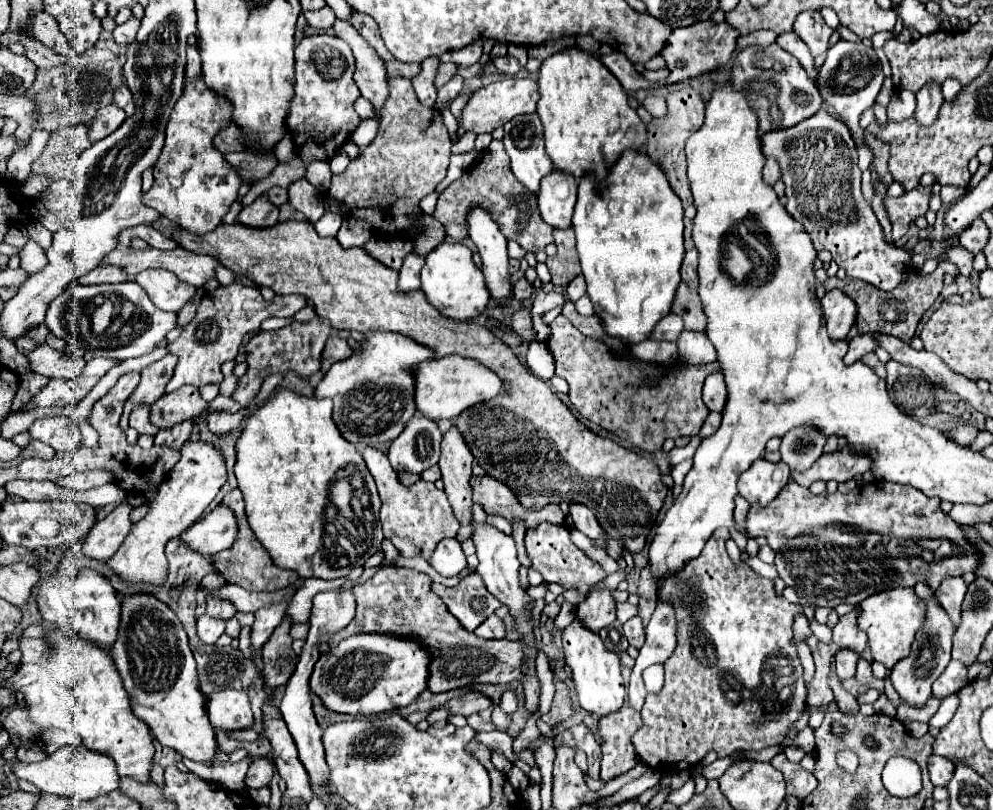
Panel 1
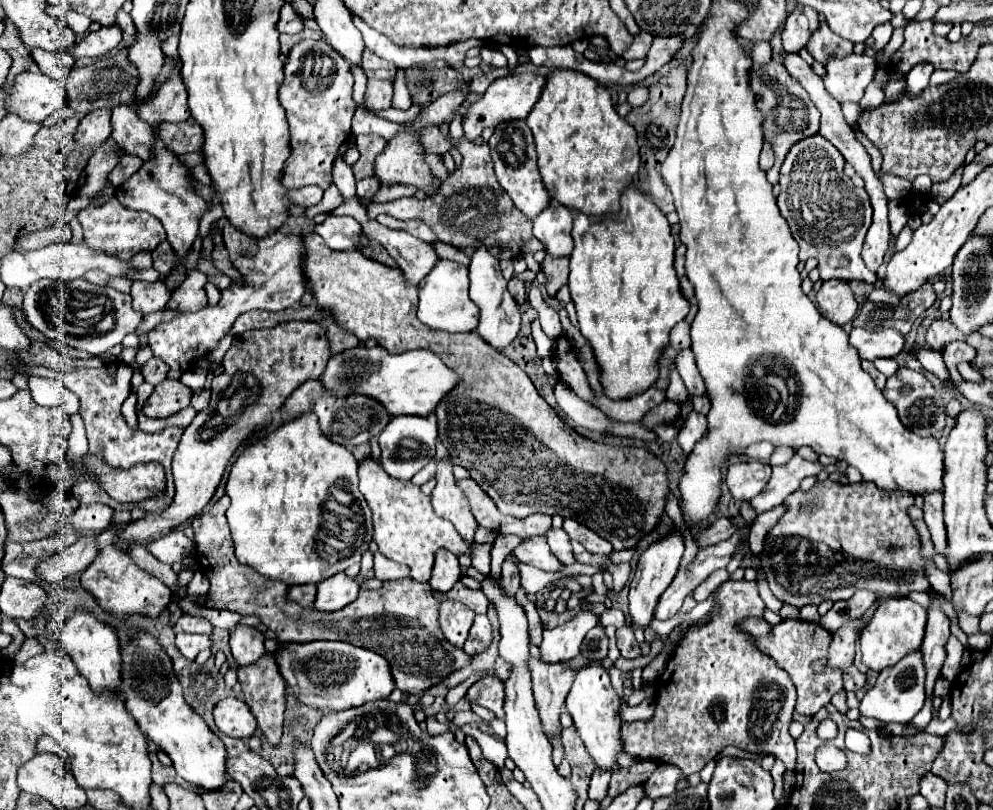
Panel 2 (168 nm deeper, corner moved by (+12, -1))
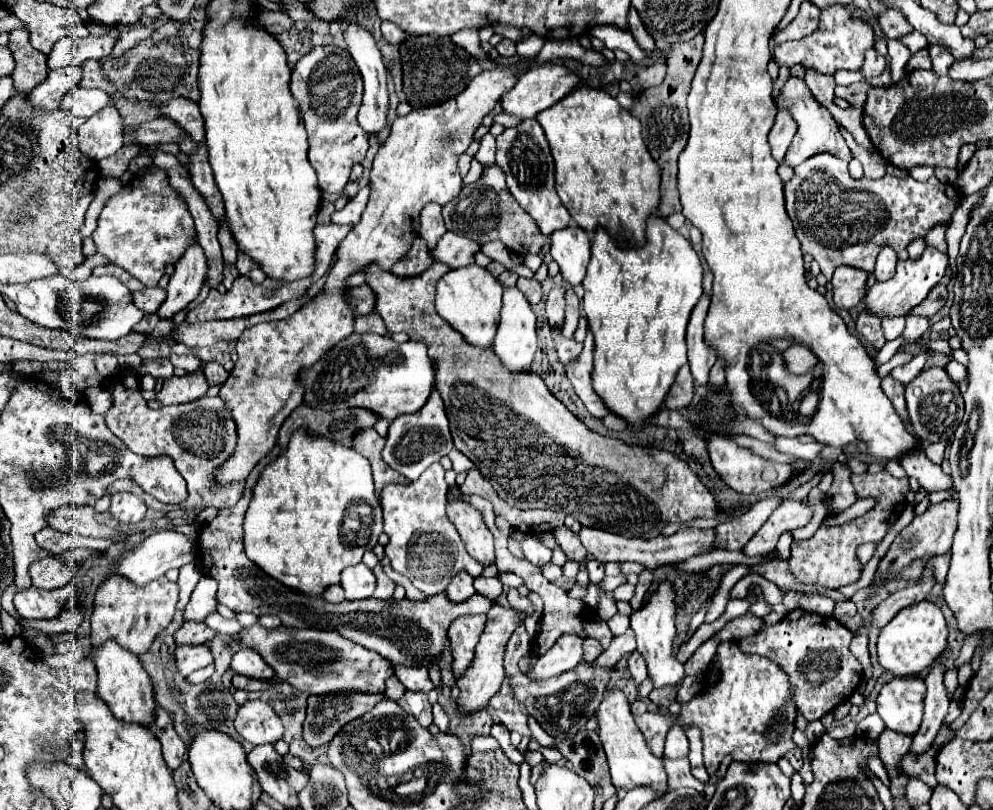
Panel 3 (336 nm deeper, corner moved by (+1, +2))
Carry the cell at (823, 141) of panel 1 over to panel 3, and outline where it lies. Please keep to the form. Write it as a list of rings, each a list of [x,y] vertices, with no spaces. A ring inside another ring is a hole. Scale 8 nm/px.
[[[820,153],[810,159],[806,159],[802,165],[794,169],[794,177],[784,185],[786,195],[786,211],[794,223],[796,235],[802,243],[802,251],[812,255],[826,279],[832,279],[832,273],[840,265],[850,265],[856,269],[862,269],[866,273],[874,271],[874,261],[884,243],[896,243],[908,239],[908,243],[916,235],[926,235],[926,231],[940,223],[948,221],[950,213],[958,207],[962,195],[946,187],[946,183],[940,183],[936,177],[930,177],[926,183],[918,183],[912,177],[898,179],[892,175],[884,175],[882,179],[852,179],[848,173],[848,163],[842,159],[836,159],[836,155]]]

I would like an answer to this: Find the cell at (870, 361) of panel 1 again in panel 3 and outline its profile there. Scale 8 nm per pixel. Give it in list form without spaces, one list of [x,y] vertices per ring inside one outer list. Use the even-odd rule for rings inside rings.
[[[886,375],[882,379],[882,387],[884,387],[884,393],[892,399],[892,403],[896,405],[896,411],[900,413],[900,417],[904,419],[908,431],[912,431],[910,423],[908,423],[908,415],[906,415],[906,401],[904,401],[904,385],[900,381],[896,381],[892,375]]]

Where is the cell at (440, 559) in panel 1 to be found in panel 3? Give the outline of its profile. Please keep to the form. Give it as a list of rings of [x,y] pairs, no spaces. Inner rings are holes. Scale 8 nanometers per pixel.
[[[462,571],[462,575],[456,575],[456,579],[452,579],[452,583],[448,585],[448,591],[446,591],[448,599],[452,599],[452,601],[464,601],[474,593],[476,591],[472,587],[472,577],[464,571]]]

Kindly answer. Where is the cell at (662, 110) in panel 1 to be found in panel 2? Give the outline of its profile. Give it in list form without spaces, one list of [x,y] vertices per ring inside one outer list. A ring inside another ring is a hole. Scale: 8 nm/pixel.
[[[637,86],[637,88],[633,88],[633,90],[629,92],[627,100],[629,100],[629,104],[631,104],[633,108],[635,108],[635,106],[641,106],[641,104],[647,100],[647,88],[645,88],[645,86]]]

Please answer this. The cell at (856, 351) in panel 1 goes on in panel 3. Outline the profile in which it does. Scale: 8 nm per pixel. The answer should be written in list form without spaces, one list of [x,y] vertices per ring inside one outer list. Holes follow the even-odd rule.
[[[908,315],[906,317],[906,329],[902,333],[902,337],[912,343],[912,341],[918,341],[920,335],[924,335],[928,331],[928,319],[926,317],[914,317],[914,315]]]

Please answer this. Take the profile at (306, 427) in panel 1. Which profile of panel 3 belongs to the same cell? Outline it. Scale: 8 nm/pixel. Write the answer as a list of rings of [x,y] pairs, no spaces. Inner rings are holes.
[[[296,431],[288,447],[264,467],[252,489],[252,501],[244,519],[244,551],[250,561],[254,561],[282,585],[308,595],[322,595],[328,585],[340,583],[340,573],[344,567],[362,561],[362,555],[378,543],[382,532],[382,509],[372,483],[368,459],[352,447],[332,443],[332,439],[320,439],[320,435],[312,439],[312,435],[304,435],[304,431]],[[356,501],[366,501],[372,507],[370,515],[360,515],[358,507],[346,511],[348,505]]]

